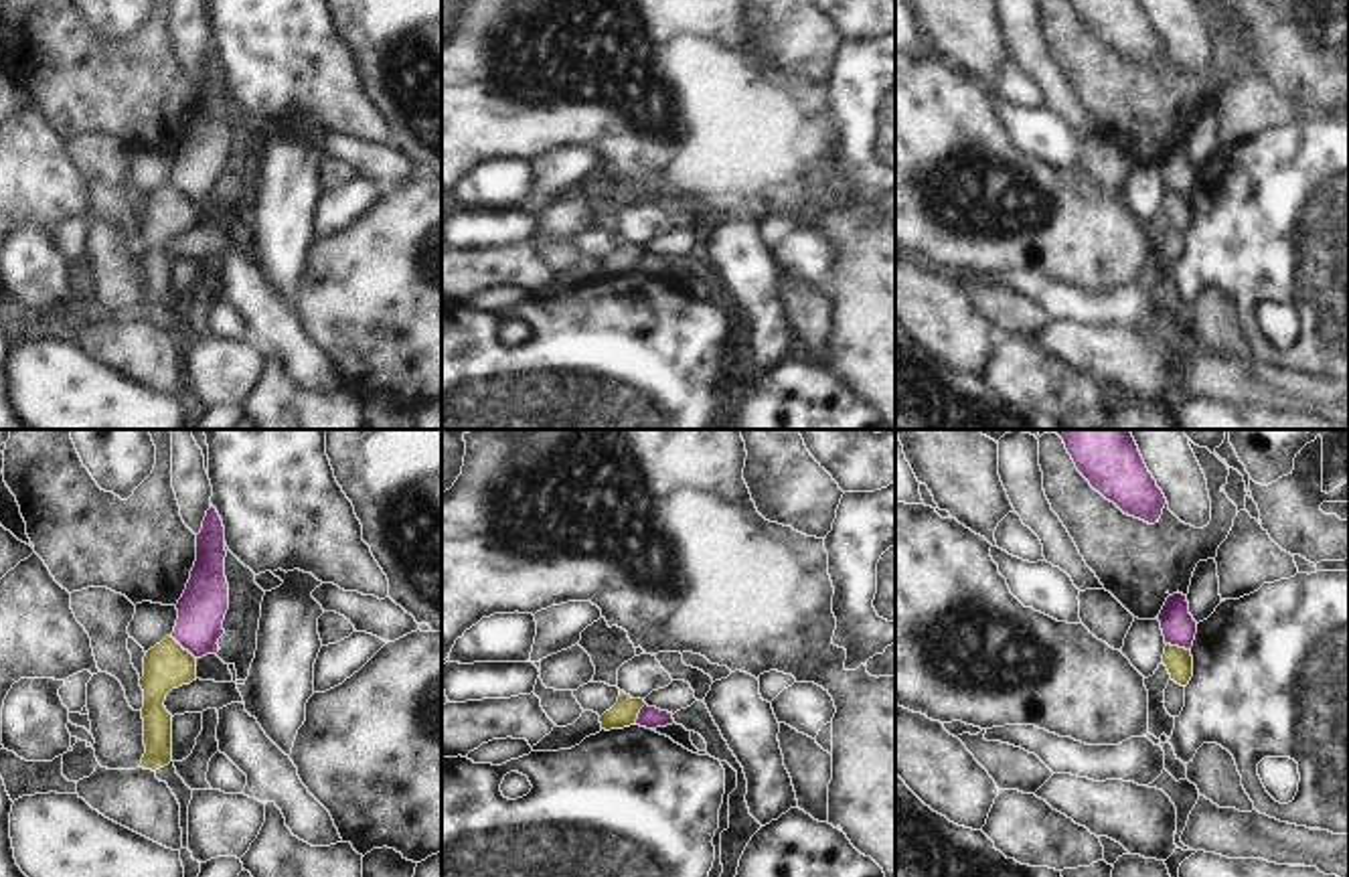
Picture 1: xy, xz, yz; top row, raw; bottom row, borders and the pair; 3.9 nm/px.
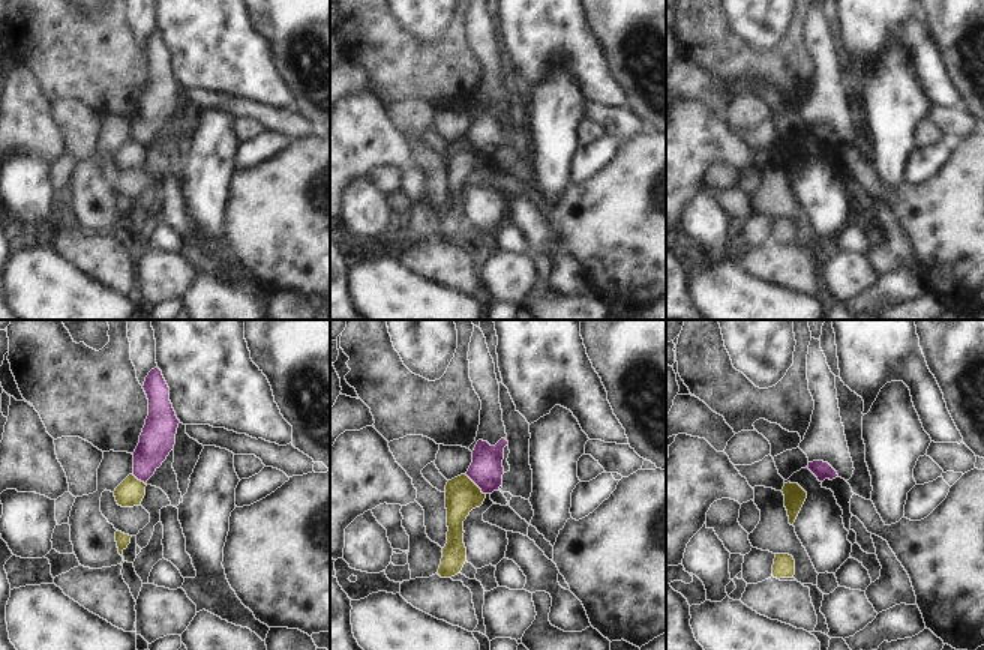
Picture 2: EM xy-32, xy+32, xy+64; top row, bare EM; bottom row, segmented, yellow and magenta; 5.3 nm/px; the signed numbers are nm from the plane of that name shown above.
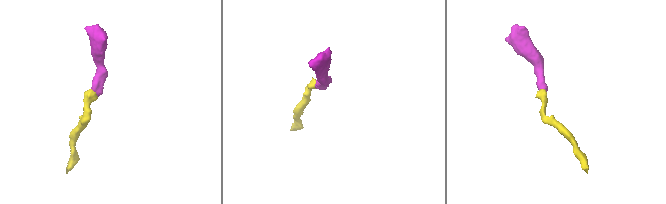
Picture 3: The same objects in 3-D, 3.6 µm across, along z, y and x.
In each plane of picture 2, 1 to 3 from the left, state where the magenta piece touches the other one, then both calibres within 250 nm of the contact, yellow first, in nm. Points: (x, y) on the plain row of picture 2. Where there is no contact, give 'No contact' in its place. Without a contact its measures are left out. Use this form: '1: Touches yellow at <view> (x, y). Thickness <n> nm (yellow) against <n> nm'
1: Touches yellow at xy-32 (140, 144). Thickness 150 nm (yellow) against 190 nm
2: Touches yellow at xy+32 (476, 149). Thickness 180 nm (yellow) against 180 nm
3: No contact.

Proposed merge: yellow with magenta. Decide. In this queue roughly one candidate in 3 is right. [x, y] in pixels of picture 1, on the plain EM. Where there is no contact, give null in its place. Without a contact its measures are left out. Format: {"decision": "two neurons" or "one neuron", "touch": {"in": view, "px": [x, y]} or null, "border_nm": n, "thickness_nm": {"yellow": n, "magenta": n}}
{"decision": "two neurons", "touch": {"in": "xy", "px": [181, 193]}, "border_nm": 140, "thickness_nm": {"yellow": 180, "magenta": 190}}

